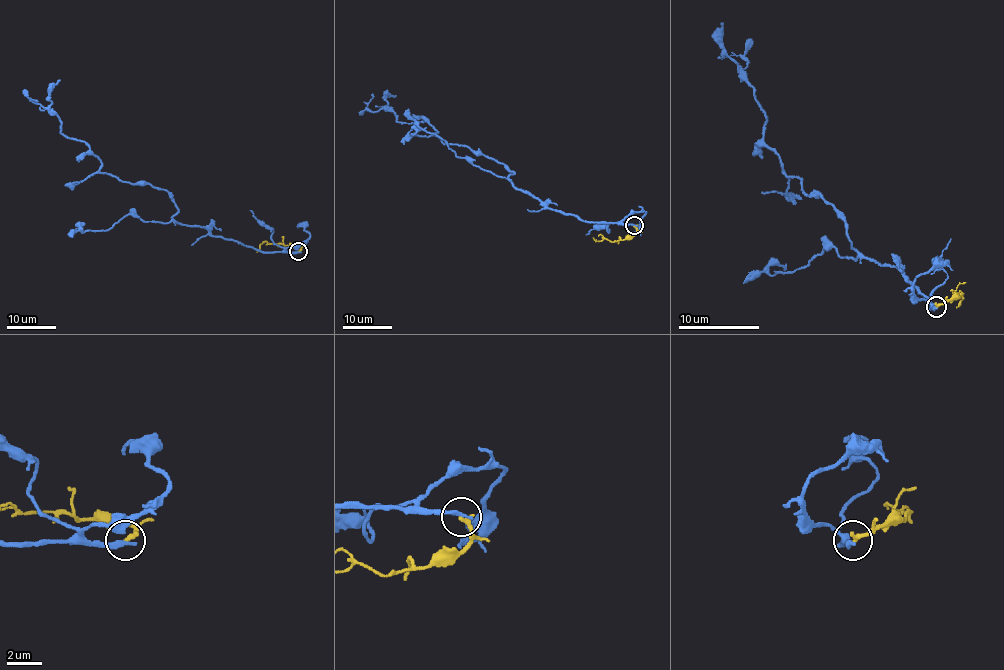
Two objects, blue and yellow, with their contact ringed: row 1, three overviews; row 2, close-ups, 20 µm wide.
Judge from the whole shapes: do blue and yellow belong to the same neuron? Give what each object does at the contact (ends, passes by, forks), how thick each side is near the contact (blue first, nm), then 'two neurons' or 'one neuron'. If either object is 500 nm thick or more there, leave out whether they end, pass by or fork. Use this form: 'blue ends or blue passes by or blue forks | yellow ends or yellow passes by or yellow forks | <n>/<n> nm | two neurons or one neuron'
blue ends | yellow ends | 280/280 nm | two neurons

